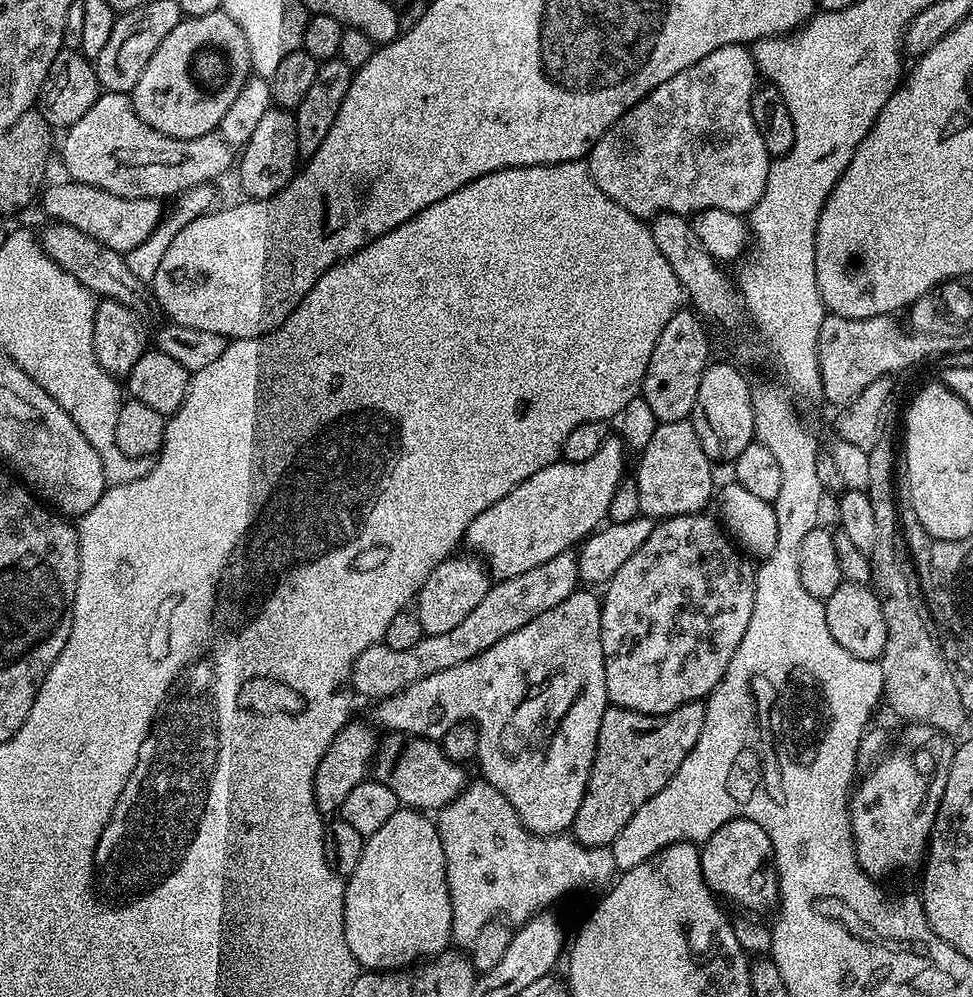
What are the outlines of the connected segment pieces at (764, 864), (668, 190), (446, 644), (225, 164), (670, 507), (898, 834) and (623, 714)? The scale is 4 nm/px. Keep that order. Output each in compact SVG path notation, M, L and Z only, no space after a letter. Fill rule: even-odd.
M739 819L723 824L709 840L703 841L700 848L700 861L704 881L717 897L737 904L740 907L738 909L745 913L763 914L762 912L767 908L775 909L777 907L780 898L780 883L776 877L776 855L770 846L770 838L766 834L766 830L762 830L762 826L758 826L758 822Z
M745 45L718 46L718 50L706 54L706 58L694 62L694 66L682 70L682 74L674 74L674 78L666 78L666 82L662 82L662 86L655 88L648 96L642 97L630 111L622 114L622 118L618 118L618 122L614 122L614 126L610 126L610 130L606 130L606 134L602 134L602 138L598 138L598 142L586 157L588 173L591 174L592 181L599 186L602 194L606 194L614 202L618 202L623 208L630 210L630 214L641 218L651 218L661 212L673 212L678 216L691 217L695 213L711 208L730 210L741 214L751 212L752 207L758 202L758 198L762 198L762 190L766 190L766 178L770 163L766 142L762 142L760 127L757 126L752 113L754 107L752 93L757 84L756 61L752 59L751 51Z
M572 550L554 554L550 562L542 562L542 566L534 566L534 570L518 574L518 578L496 580L489 587L486 598L482 598L482 602L478 602L478 606L474 606L454 630L423 636L418 646L410 646L410 650L390 650L390 646L382 642L370 645L352 664L351 691L357 697L365 696L369 702L385 700L422 678L430 678L430 674L450 670L450 666L458 666L458 662L466 662L482 654L482 650L490 650L494 642L506 638L506 634L514 634L514 630L526 626L526 622L538 618L538 614L546 614L546 610L558 606L558 602L577 591L581 579L576 558L577 553Z
M101 91L99 98L94 102L94 106L90 106L90 110L86 110L86 114L82 114L82 118L78 118L78 122L74 122L74 126L67 129L63 133L64 136L64 168L69 172L71 179L78 184L89 184L90 186L98 186L102 190L110 190L110 194L118 194L126 198L154 198L155 200L163 201L164 196L175 198L180 193L185 192L187 188L193 188L199 184L219 181L219 176L227 170L228 167L233 167L234 164L234 149L216 132L206 134L202 138L190 138L189 140L179 140L178 138L170 138L166 134L162 134L158 130L154 130L146 122L142 122L142 118L138 118L138 114L132 105L131 95L127 92L105 92Z
M691 419L679 420L678 422L666 422L665 424L657 423L655 427L648 433L648 441L646 446L639 449L638 456L640 461L636 464L636 481L634 481L634 487L636 490L636 497L638 498L638 506L640 512L649 518L667 518L670 516L694 516L705 511L704 508L708 503L710 505L714 500L714 488L712 492L712 468L714 468L713 461L709 460L706 450L702 450L702 442L698 442L698 434L694 430Z
M912 724L905 728L908 728L904 732L906 747L910 750L934 750L934 772L926 774L918 770L911 751L889 751L865 775L868 777L855 785L848 805L856 857L861 870L873 878L892 876L903 868L914 867L916 863L917 867L925 859L928 839L932 837L934 818L938 814L946 774L952 761L954 744L948 741L951 739L947 735L938 734L935 728L929 728L927 724Z
M700 702L683 704L678 710L661 716L615 706L605 710L602 726L598 726L598 746L594 750L586 794L570 829L575 840L588 848L610 846L622 826L638 814L638 809L646 806L646 802L678 774L678 766L682 766L686 754L694 750L703 725L704 704Z

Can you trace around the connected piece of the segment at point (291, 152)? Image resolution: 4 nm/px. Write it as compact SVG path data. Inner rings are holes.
M268 108L266 114L262 114L254 134L250 134L250 142L244 144L238 156L240 188L244 191L243 195L254 200L265 200L278 194L296 175L296 160L300 159L295 115L286 108Z

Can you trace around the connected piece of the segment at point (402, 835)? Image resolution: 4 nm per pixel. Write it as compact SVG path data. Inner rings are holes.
M401 806L397 808L394 814L390 814L388 819L379 830L374 830L372 836L367 837L364 842L364 849L362 850L362 858L358 858L358 866L354 866L352 875L347 877L344 886L344 933L346 934L346 946L350 946L350 954L354 954L357 965L364 970L399 970L401 968L409 967L417 962L423 961L425 958L431 958L439 956L441 952L445 951L452 944L452 911L450 910L450 890L448 889L448 883L446 882L446 854L442 850L442 838L438 834L436 829L436 820L431 815L425 814L423 811L409 808L407 806Z

